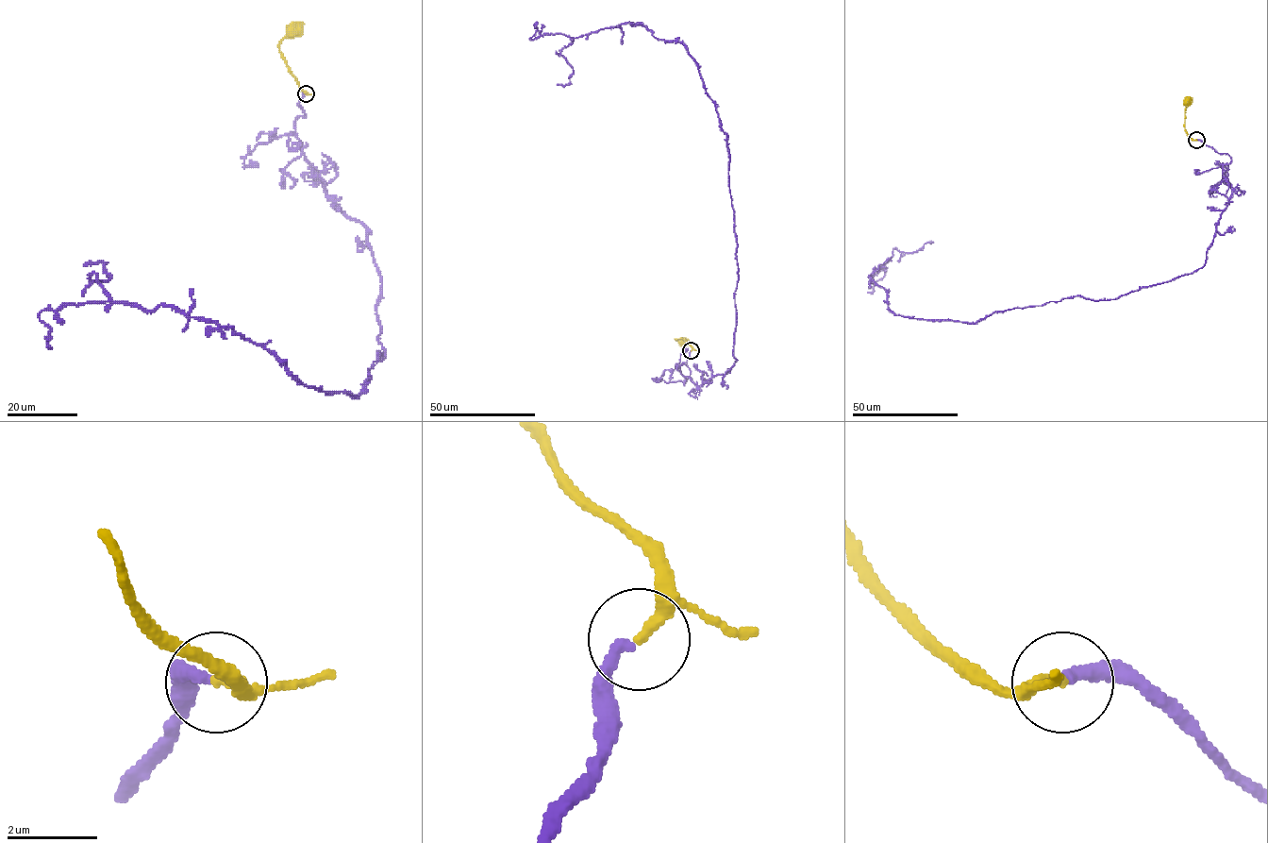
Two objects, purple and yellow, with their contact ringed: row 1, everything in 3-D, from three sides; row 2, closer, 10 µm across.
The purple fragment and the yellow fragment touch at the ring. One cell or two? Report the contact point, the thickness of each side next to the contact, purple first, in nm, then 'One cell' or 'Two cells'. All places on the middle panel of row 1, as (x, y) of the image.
Place: (691, 350). Thickness 280 nm (purple) against 280 nm. One cell

